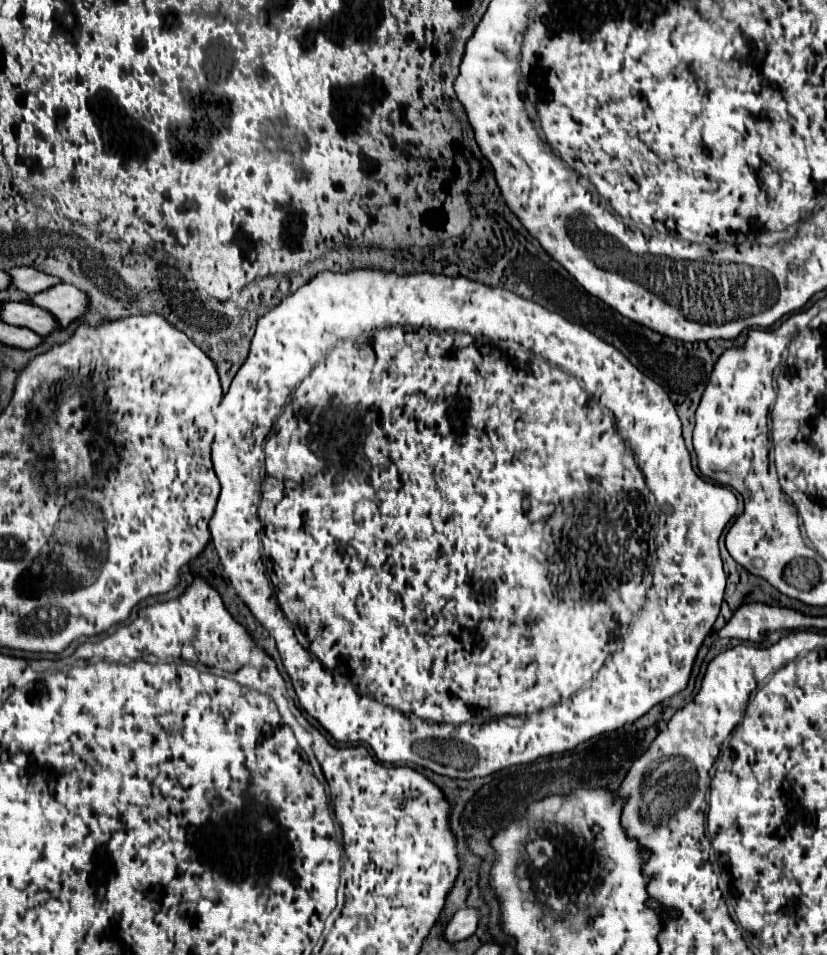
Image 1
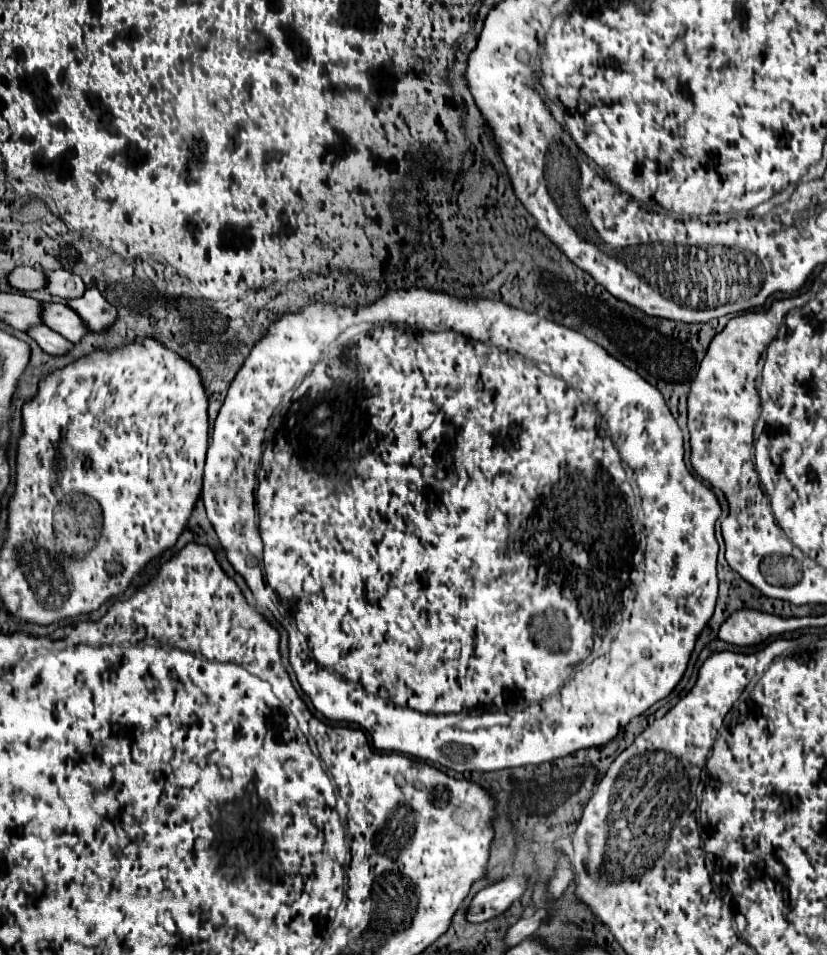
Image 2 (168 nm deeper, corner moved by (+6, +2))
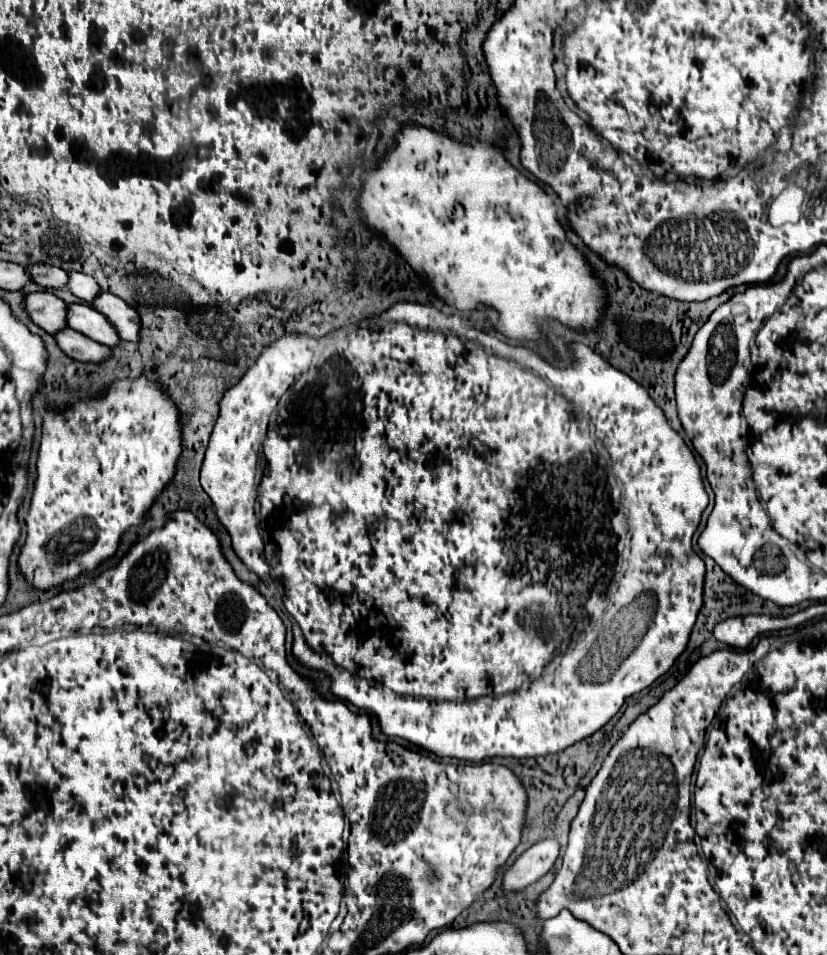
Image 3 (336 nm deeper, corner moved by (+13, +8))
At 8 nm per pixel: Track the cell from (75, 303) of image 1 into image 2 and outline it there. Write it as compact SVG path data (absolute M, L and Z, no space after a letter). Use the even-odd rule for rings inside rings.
M86 289L82 297L66 303L72 305L72 309L82 317L82 321L86 321L86 325L96 333L102 333L112 327L118 315L116 307L110 305L98 289Z

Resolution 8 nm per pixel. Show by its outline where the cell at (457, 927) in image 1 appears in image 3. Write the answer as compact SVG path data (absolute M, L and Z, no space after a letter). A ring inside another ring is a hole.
M545 839L529 847L517 857L517 861L503 873L503 893L517 893L527 885L543 877L555 863L559 855L559 843L555 839Z

